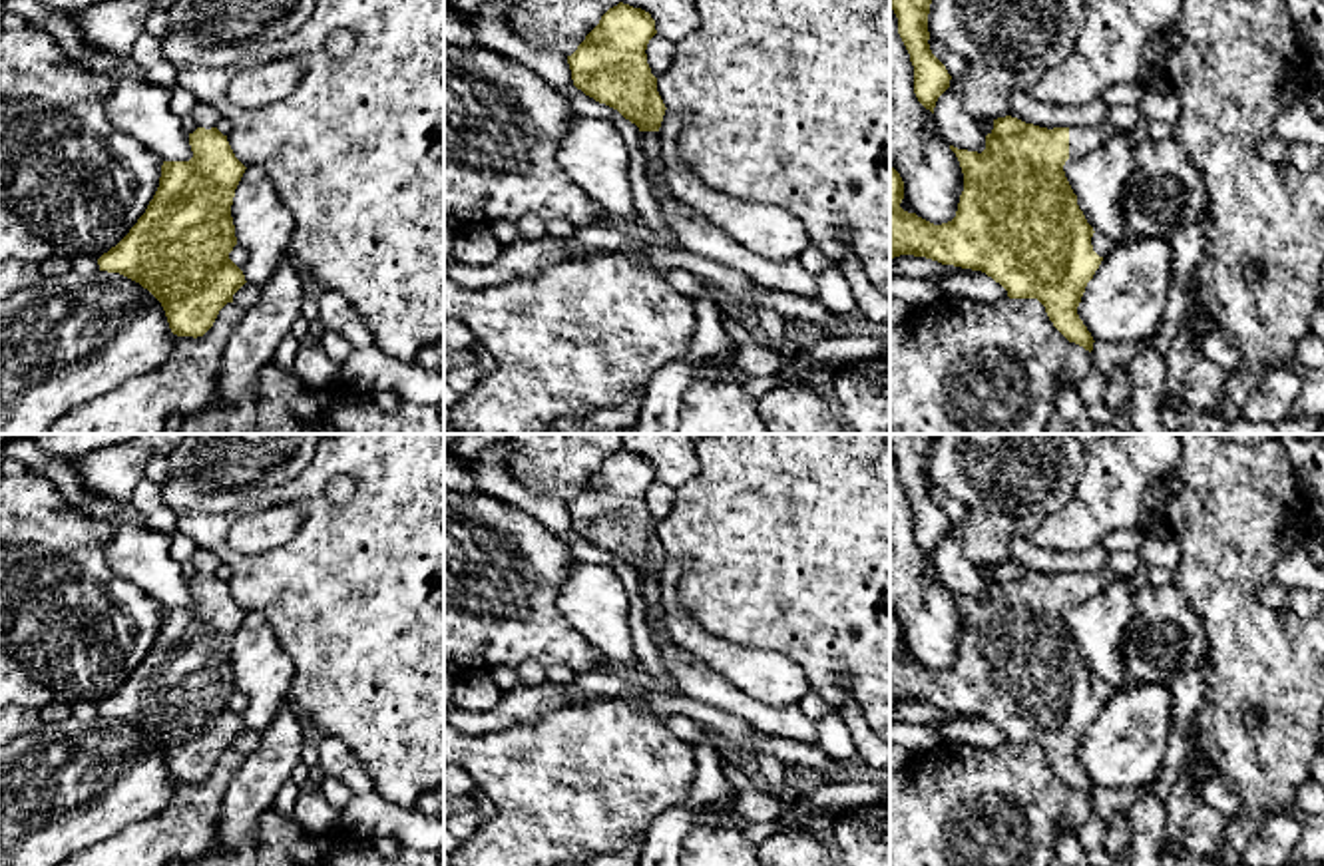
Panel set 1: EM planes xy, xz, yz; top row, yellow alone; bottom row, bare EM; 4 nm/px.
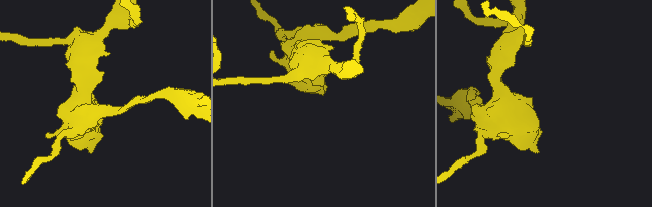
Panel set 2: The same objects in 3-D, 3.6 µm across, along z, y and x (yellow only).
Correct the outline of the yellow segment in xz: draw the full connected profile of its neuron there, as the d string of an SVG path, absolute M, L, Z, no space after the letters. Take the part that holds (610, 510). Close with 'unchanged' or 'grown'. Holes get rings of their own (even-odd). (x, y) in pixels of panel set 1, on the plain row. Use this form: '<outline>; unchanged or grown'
M619 448L567 502L573 532L617 555L639 577L659 577L667 555L645 500L655 480L649 458Z; unchanged

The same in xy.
M217 573L189 579L193 603L163 607L159 633L129 679L98 705L100 717L119 719L147 735L163 753L177 782L203 782L219 757L247 729L229 705L237 691L231 651L245 611Z; unchanged

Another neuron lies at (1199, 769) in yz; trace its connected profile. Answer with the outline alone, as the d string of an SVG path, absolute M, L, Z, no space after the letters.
M1191 727L1191 745L1189 745L1187 764L1189 764L1189 788L1191 788L1193 796L1201 798L1199 796L1201 786L1211 778L1218 778L1218 772L1203 757L1203 753L1195 747L1195 743L1193 743L1193 727Z

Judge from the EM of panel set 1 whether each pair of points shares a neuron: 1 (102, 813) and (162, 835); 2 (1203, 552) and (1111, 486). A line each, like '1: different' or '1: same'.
1: different
2: different

